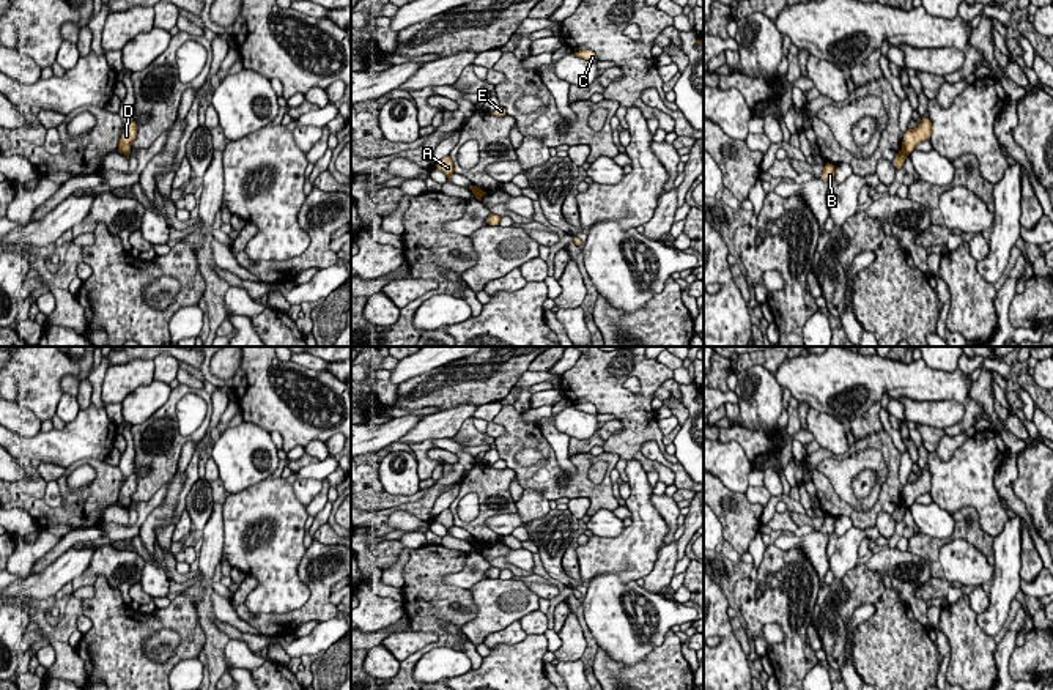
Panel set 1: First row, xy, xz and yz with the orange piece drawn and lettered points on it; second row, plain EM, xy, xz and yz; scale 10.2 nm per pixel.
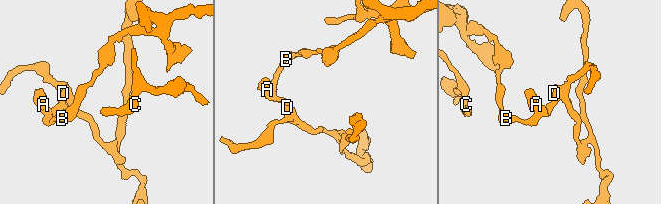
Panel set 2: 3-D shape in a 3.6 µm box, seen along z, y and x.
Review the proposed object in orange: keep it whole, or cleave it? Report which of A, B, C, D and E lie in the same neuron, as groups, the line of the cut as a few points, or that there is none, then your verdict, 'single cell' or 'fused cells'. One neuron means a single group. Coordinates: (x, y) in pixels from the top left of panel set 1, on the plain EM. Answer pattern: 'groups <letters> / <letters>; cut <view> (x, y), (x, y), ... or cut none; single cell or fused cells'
groups A B C E / D; cut yz (902, 503), (907, 508); fused cells

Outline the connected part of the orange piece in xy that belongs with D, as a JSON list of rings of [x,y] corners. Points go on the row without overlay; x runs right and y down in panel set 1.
[[[131,474],[124,480],[124,484],[120,490],[118,504],[123,507],[129,507],[131,506],[131,496],[135,492],[135,488],[137,488],[137,477],[135,477],[135,474]]]

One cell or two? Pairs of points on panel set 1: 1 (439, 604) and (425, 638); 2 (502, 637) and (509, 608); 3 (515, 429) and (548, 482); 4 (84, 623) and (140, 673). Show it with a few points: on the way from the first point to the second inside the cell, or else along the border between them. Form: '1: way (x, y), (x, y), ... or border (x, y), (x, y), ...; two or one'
1: border (411, 629), (433, 632), (438, 640); two
2: border (518, 619), (491, 632), (484, 641); two
3: way (531, 438), (550, 456), (553, 467); one
4: border (84, 613), (90, 621), (90, 627), (82, 635); two

